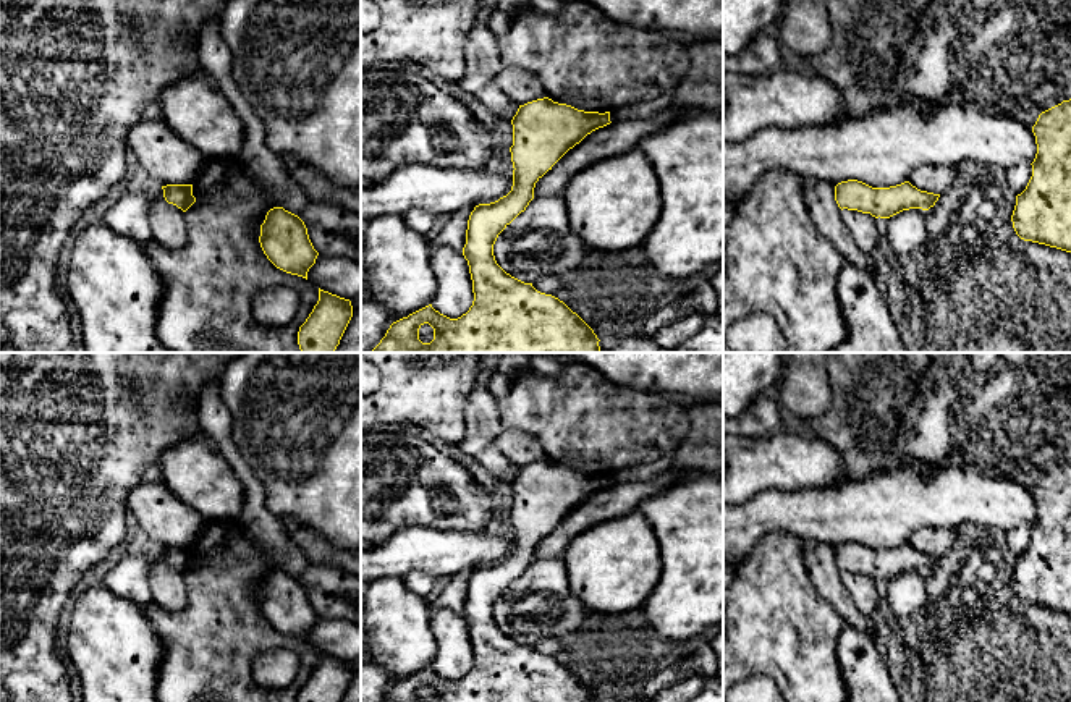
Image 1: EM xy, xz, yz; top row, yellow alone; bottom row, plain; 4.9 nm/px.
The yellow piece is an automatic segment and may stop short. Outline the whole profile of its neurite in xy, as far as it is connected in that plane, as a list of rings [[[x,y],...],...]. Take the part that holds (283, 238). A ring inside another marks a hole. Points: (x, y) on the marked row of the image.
[[[273,207],[267,212],[260,225],[259,243],[277,269],[306,280],[319,256],[304,222],[283,207]]]

